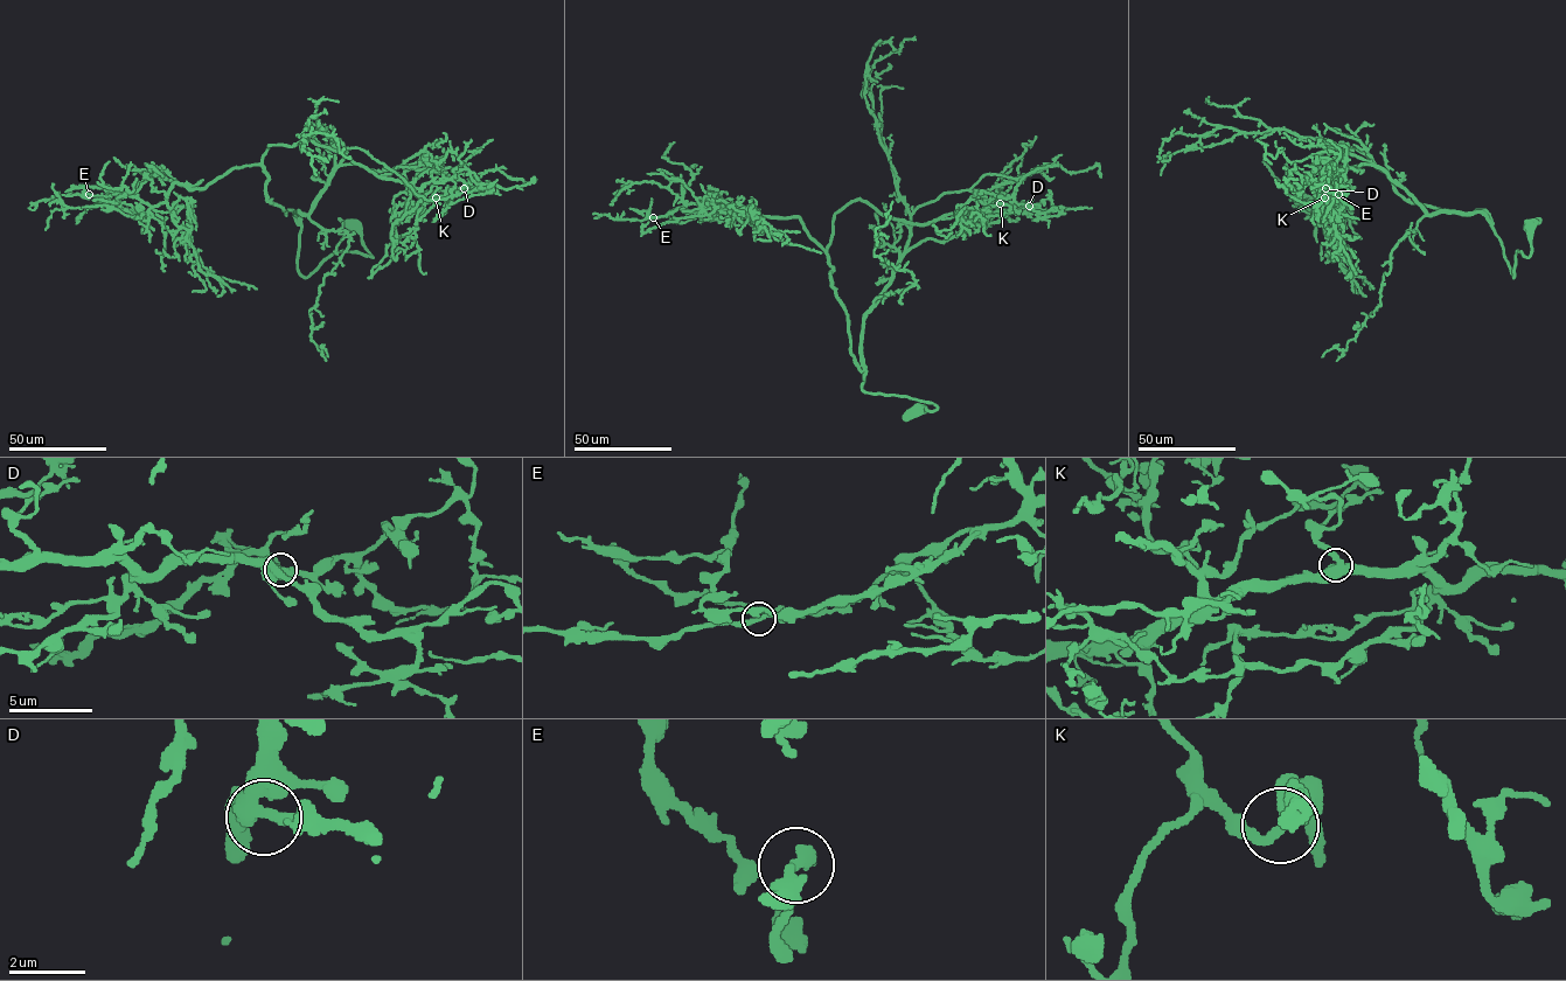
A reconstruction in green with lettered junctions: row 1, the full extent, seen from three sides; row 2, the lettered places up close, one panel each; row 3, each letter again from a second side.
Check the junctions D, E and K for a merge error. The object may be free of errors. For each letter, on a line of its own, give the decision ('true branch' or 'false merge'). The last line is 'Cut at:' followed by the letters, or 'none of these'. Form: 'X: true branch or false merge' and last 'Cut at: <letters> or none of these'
D: true branch
E: false merge
K: true branch
Cut at: E

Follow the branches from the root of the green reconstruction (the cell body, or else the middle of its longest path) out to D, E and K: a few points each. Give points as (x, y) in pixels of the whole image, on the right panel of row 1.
D: (1530, 227), (1531, 254), (1516, 252), (1514, 277), (1481, 211), (1428, 214), (1371, 165), (1334, 168), (1326, 188)
E: (1530, 227), (1514, 277), (1484, 210), (1411, 202), (1371, 165), (1337, 167), (1326, 206), (1338, 194)
K: (1530, 227), (1531, 254), (1516, 252), (1514, 277), (1481, 211), (1428, 214), (1375, 166), (1334, 168), (1324, 197)

